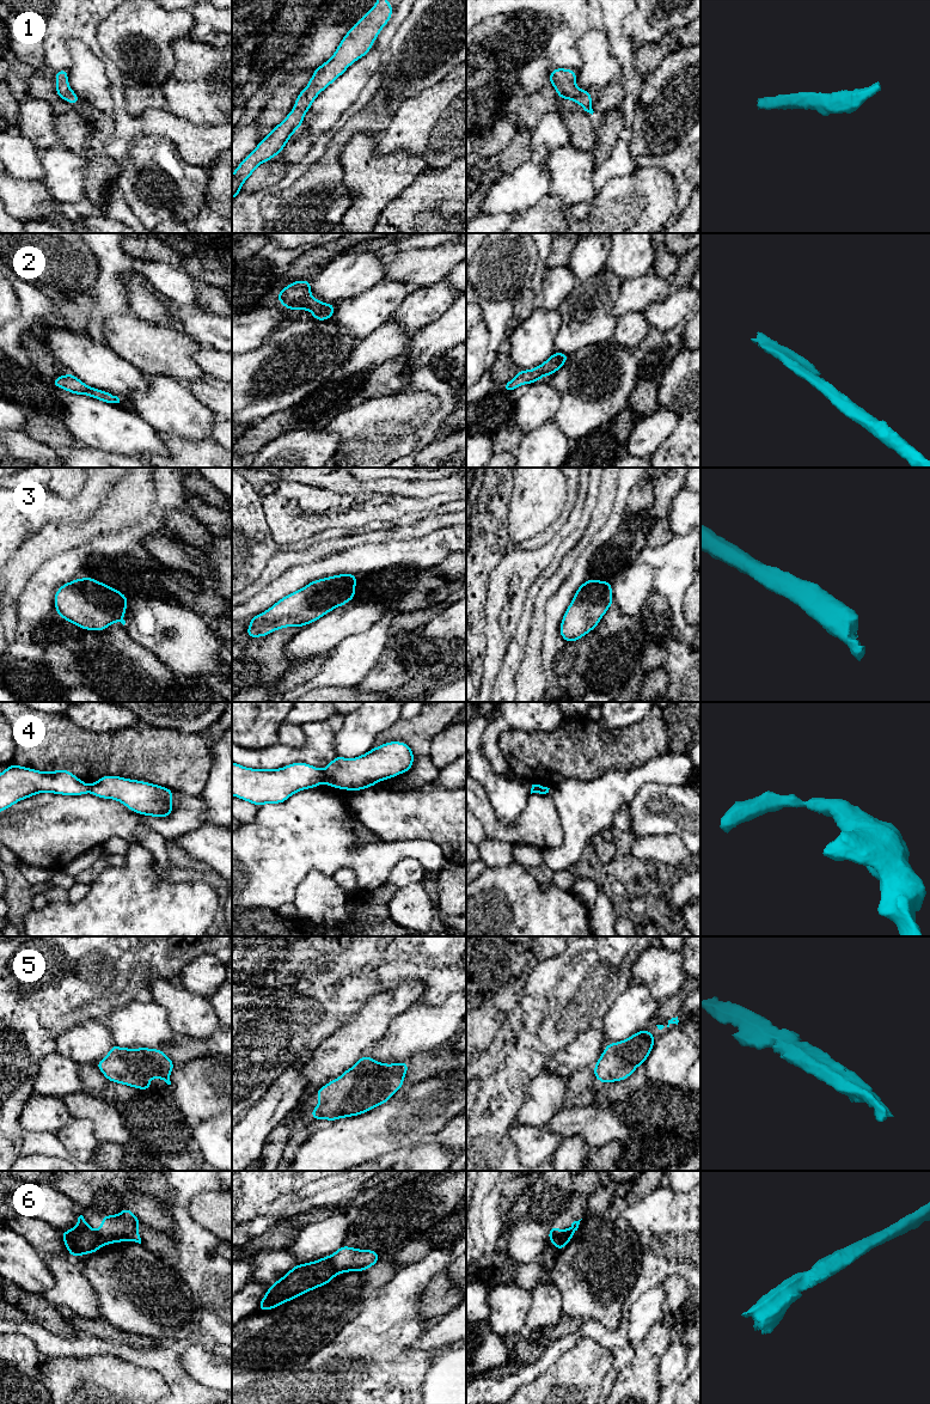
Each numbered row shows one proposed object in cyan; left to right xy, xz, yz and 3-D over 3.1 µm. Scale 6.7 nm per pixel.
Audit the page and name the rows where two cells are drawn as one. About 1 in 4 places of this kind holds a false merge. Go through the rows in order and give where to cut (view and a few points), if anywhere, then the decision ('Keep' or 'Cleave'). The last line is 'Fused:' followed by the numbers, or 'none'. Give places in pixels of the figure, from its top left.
1: No split. Keep
2: No split. Keep
3: No split. Keep
4: No split. Keep
5: No split. Keep
6: No split. Keep
Fused: none

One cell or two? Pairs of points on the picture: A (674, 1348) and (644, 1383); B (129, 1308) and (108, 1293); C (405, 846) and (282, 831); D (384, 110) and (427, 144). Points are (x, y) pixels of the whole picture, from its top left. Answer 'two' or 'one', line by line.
A: two
B: one
C: one
D: two

